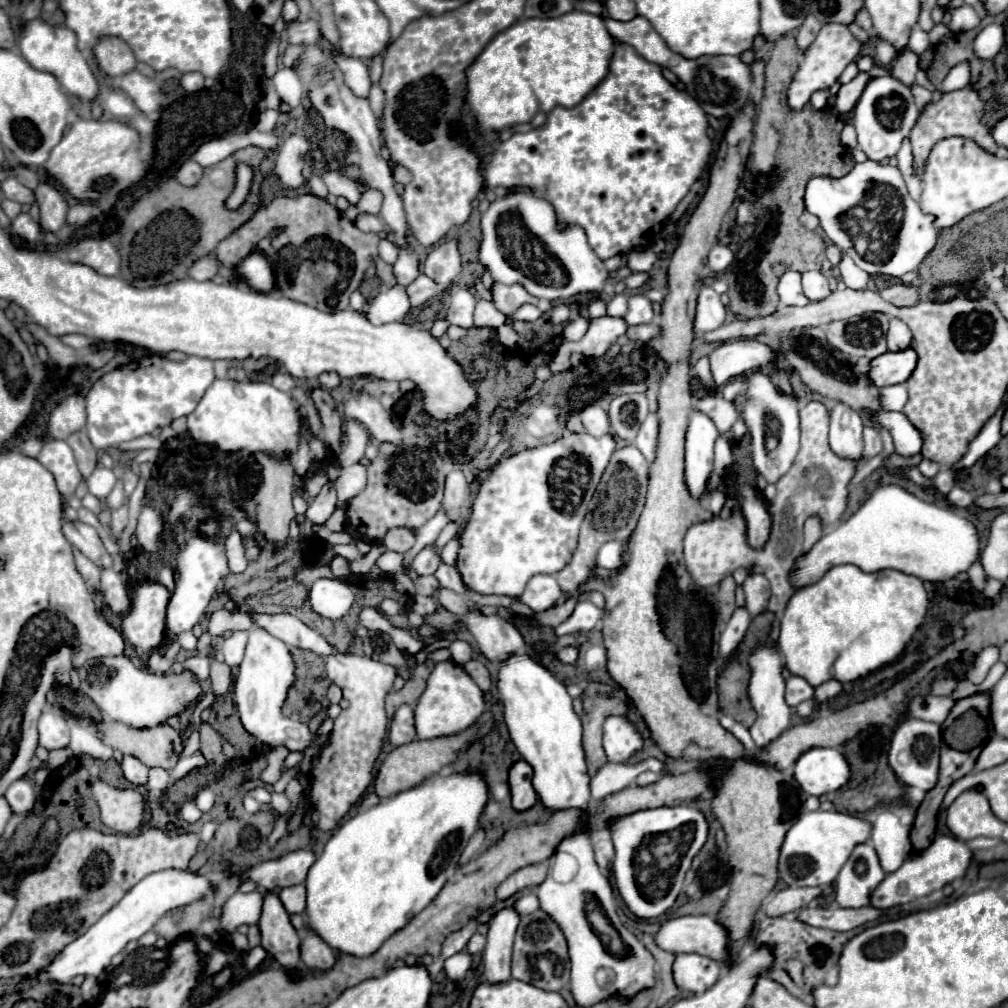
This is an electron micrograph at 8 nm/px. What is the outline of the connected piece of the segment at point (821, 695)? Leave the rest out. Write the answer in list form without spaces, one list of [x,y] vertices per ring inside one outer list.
[[[826,681],[826,683],[818,685],[818,687],[814,687],[814,699],[818,703],[824,703],[824,701],[836,697],[840,691],[842,691],[842,683],[838,683],[838,681]]]

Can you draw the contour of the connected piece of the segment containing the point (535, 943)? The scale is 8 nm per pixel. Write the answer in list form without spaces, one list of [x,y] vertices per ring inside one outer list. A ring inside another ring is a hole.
[[[536,911],[520,919],[516,941],[514,941],[514,959],[512,959],[512,977],[544,991],[562,991],[570,981],[570,957],[568,945],[560,927],[544,913]]]

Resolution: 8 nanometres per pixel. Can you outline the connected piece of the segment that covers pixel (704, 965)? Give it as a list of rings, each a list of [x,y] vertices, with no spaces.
[[[682,953],[676,955],[676,961],[672,965],[672,977],[680,991],[690,991],[698,995],[718,981],[720,963],[698,953]]]

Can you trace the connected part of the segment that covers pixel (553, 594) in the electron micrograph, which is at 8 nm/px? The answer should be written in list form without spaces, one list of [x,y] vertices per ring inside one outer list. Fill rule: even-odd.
[[[536,575],[528,581],[520,601],[532,611],[546,611],[560,599],[560,595],[562,589],[552,575]]]

